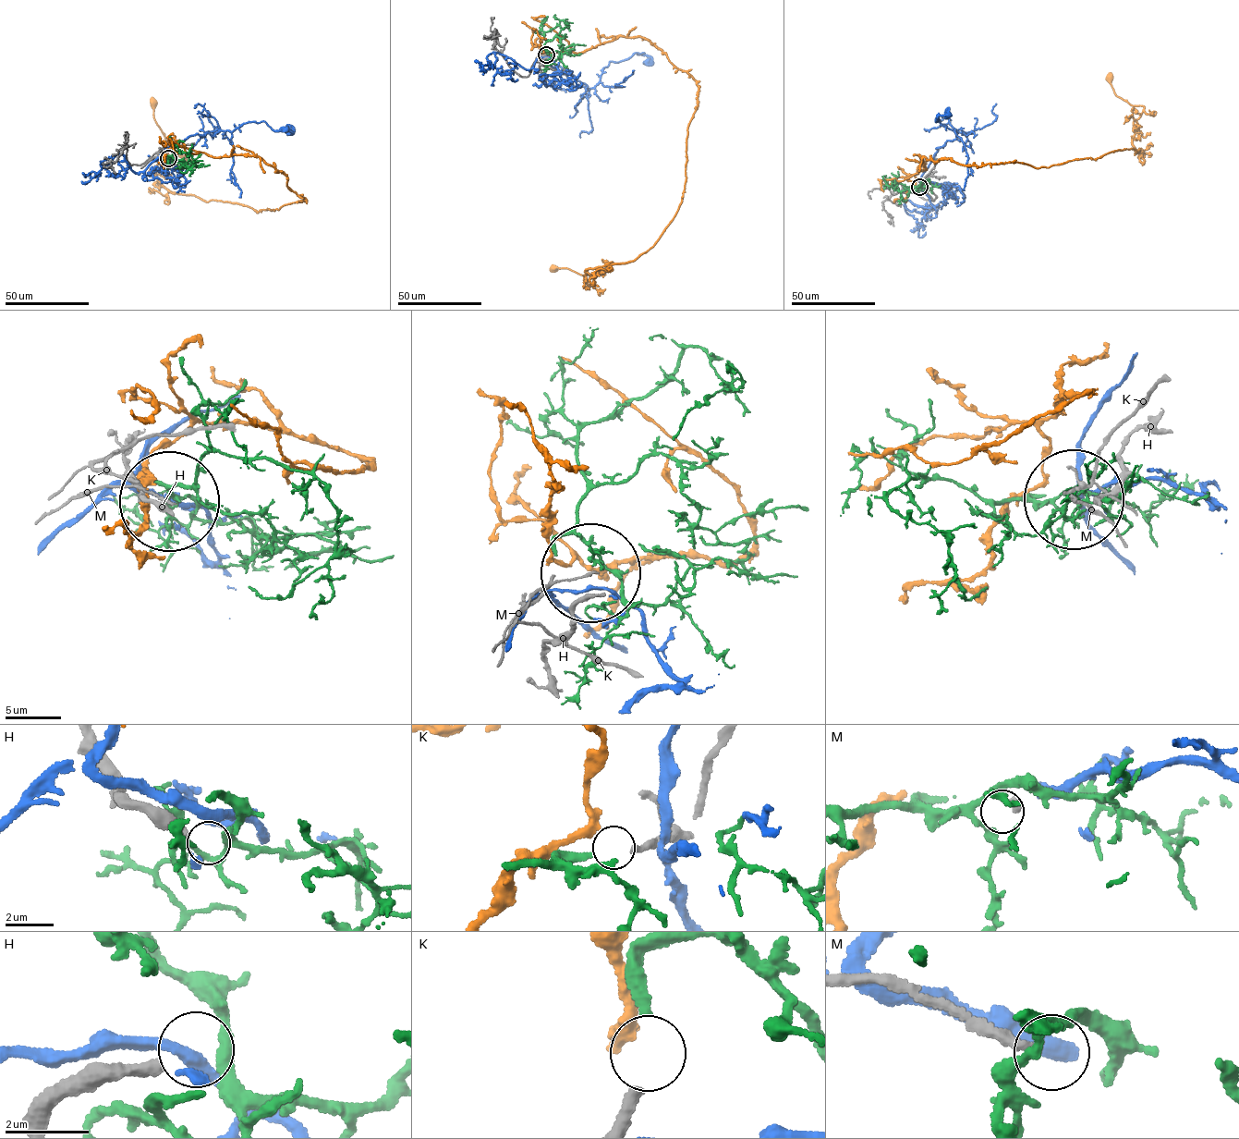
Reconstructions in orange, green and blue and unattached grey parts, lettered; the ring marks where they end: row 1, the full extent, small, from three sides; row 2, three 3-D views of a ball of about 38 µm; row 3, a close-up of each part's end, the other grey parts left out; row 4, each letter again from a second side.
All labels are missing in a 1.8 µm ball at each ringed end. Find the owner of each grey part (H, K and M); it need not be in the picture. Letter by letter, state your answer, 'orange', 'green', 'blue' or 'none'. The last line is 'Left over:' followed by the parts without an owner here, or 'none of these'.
H: none
K: green
M: none
Left over: H, M

